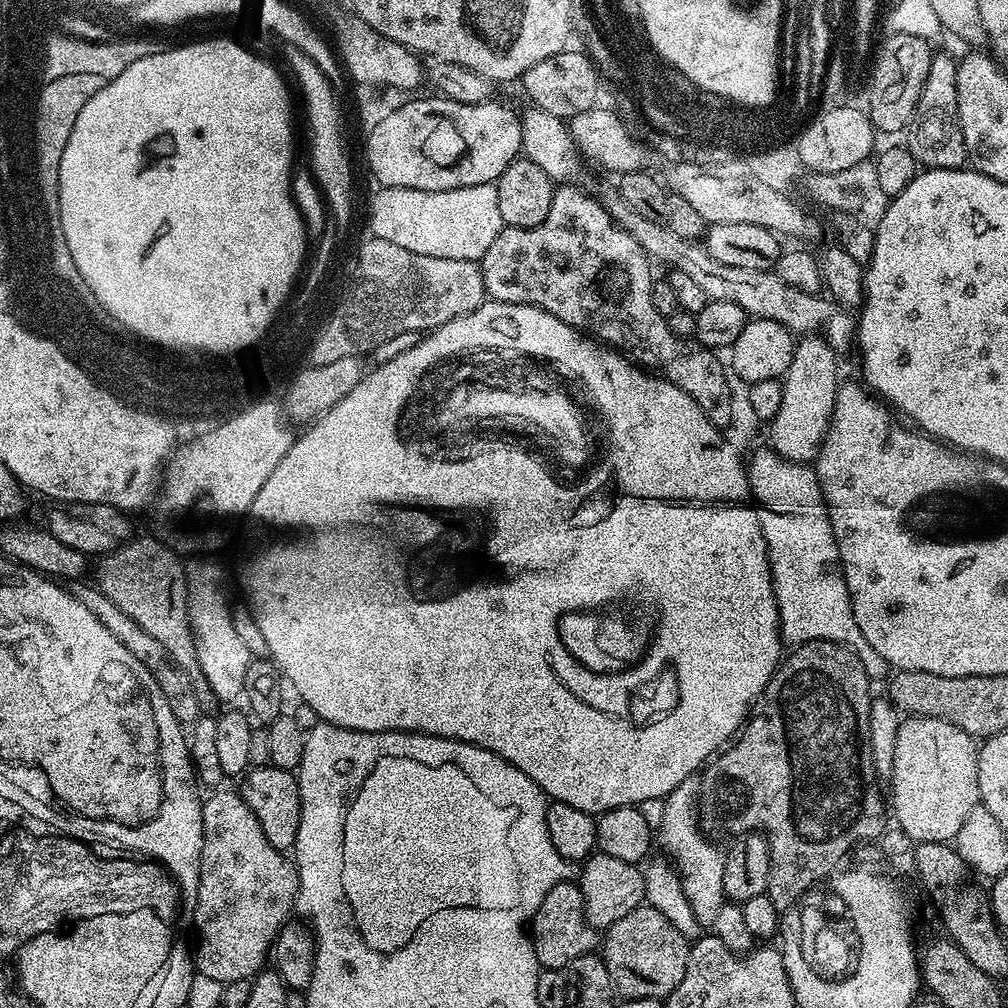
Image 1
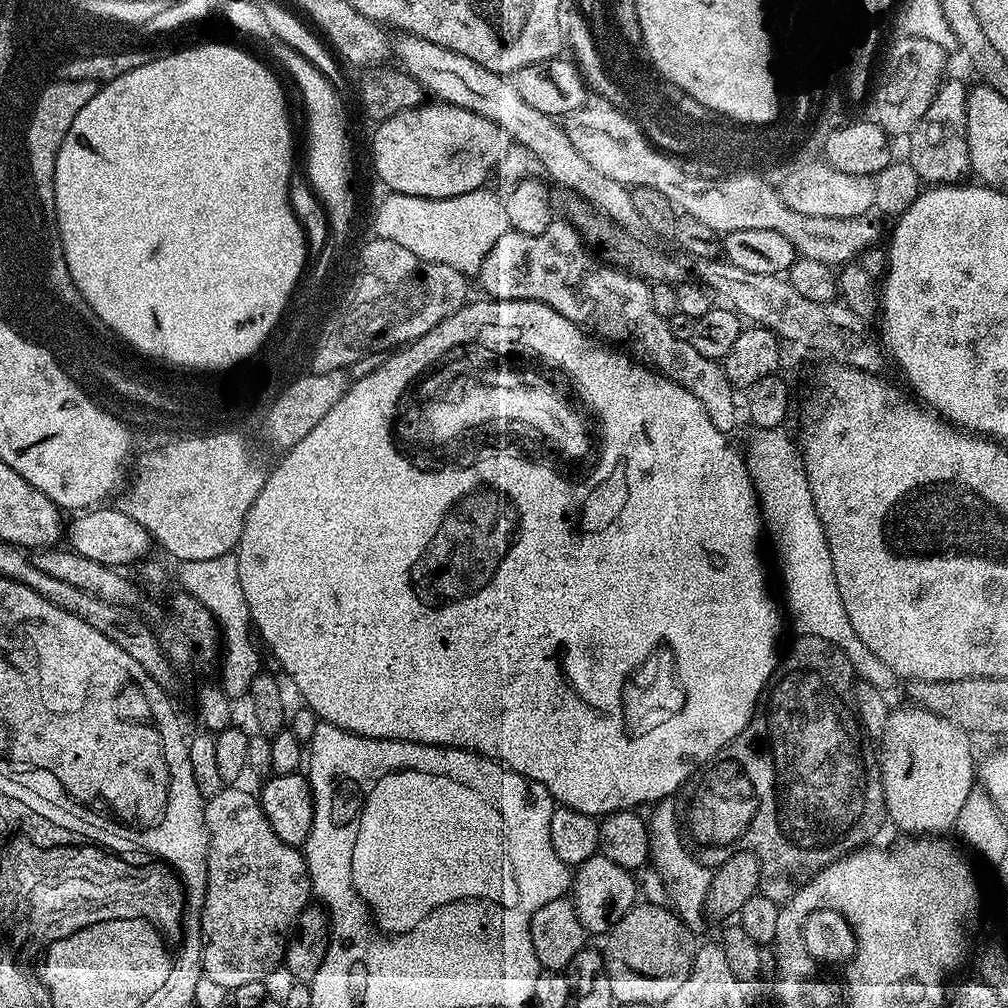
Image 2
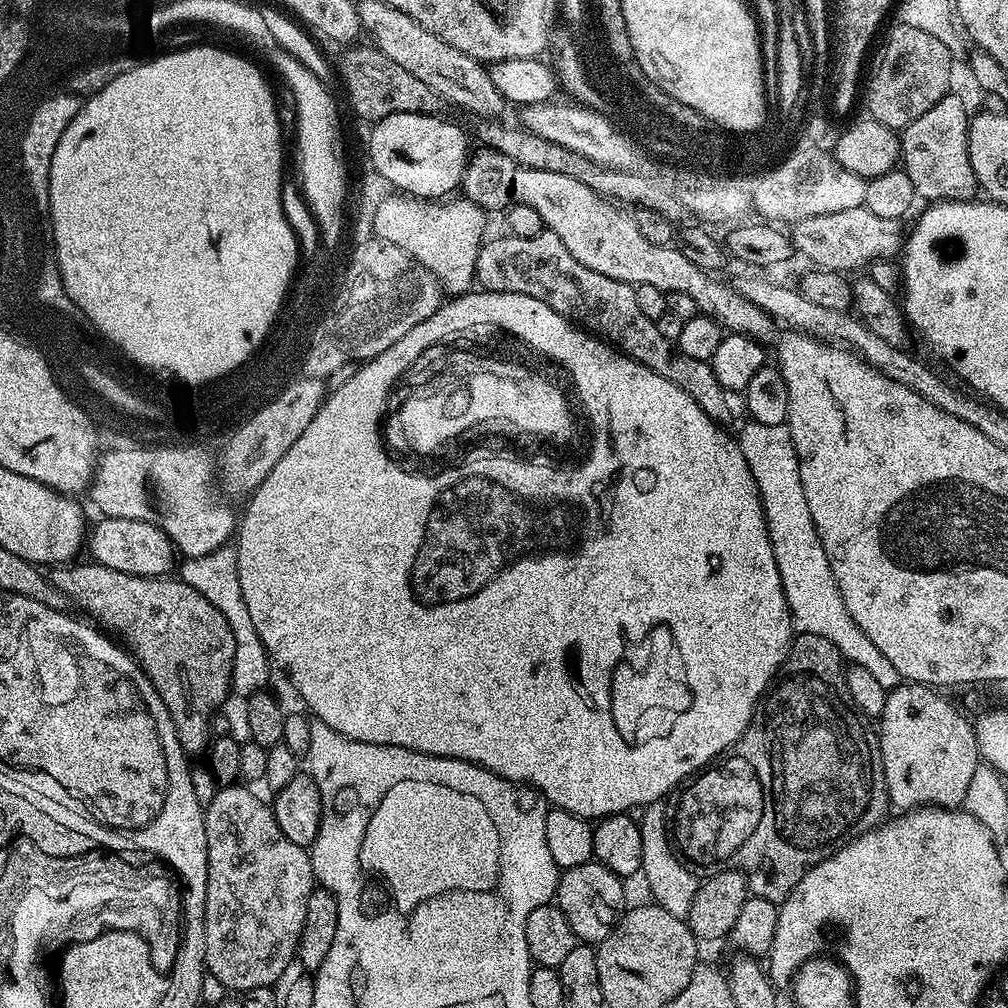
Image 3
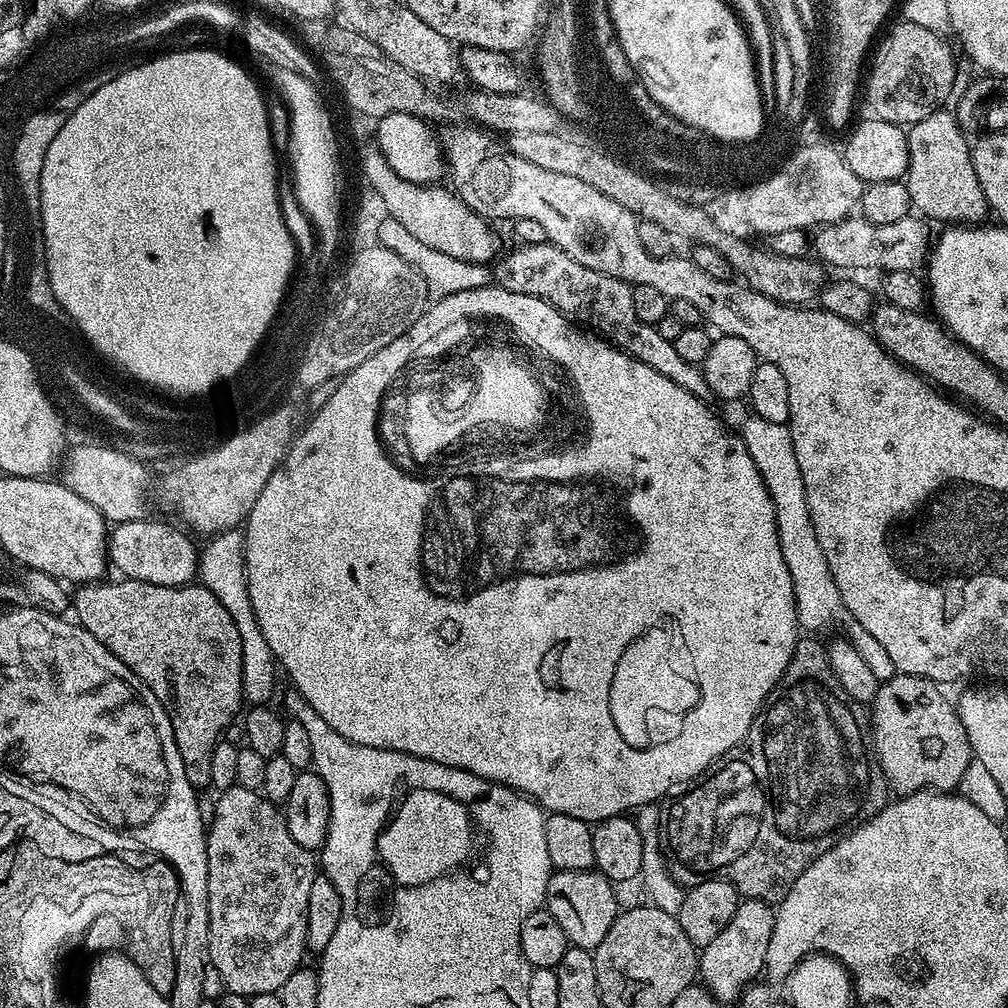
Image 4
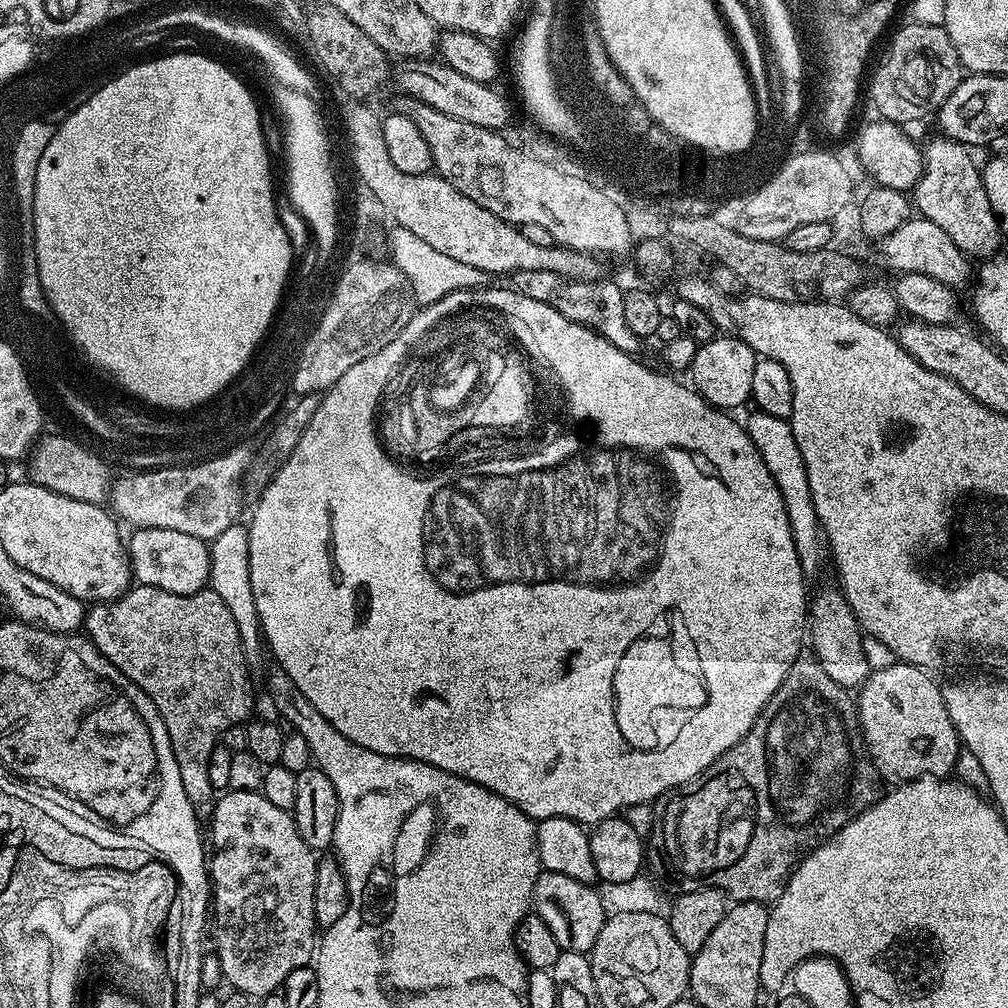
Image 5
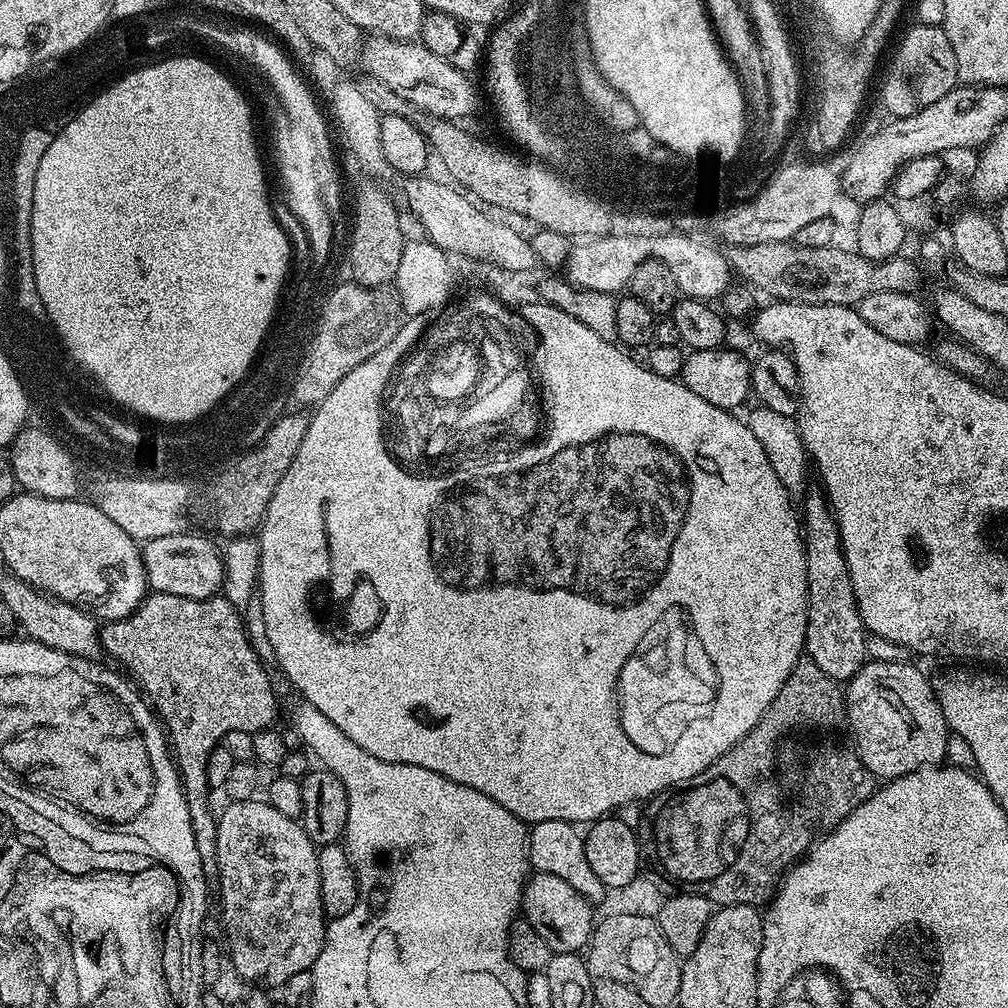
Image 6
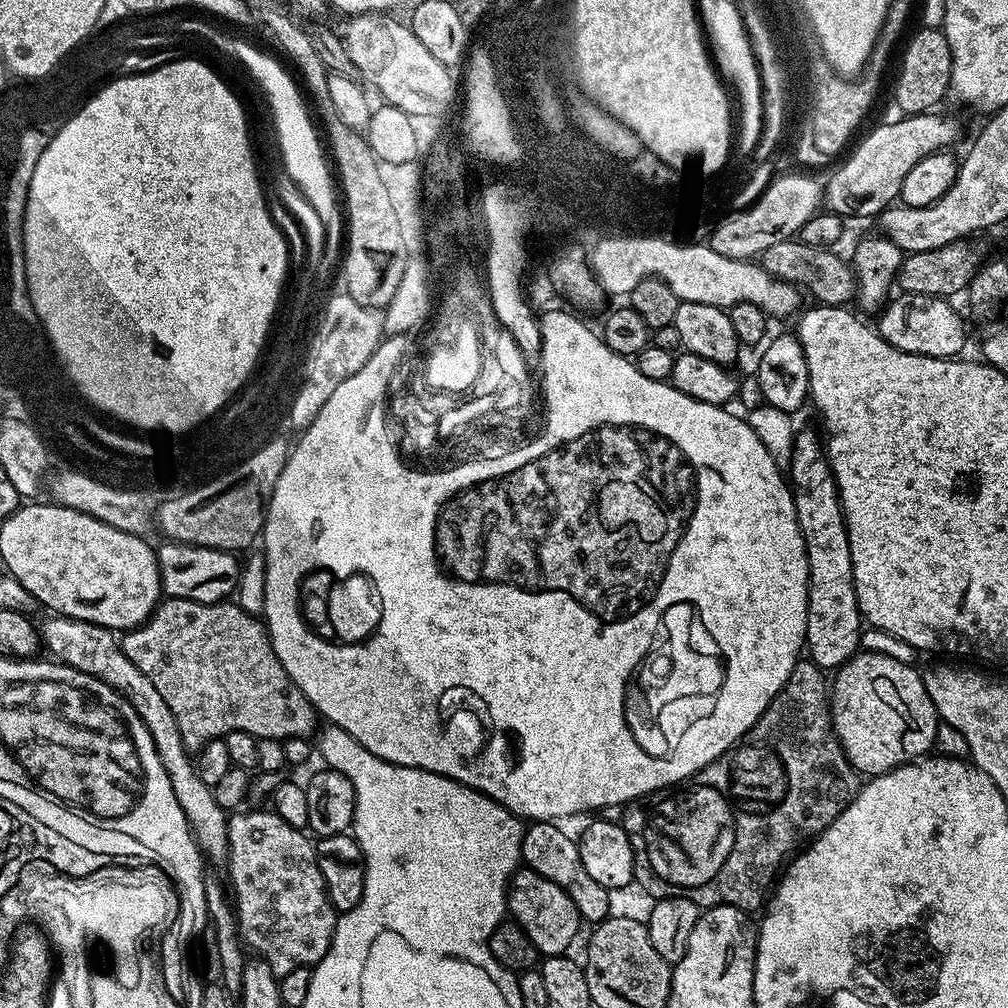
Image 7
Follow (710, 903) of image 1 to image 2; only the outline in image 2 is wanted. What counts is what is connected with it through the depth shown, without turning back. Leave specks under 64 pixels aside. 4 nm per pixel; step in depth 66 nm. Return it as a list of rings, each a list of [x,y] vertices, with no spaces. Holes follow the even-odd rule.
[[[673,797],[657,801],[653,805],[652,814],[646,823],[648,826],[649,859],[656,872],[663,878],[669,903],[690,931],[694,934],[701,934],[700,932],[706,928],[706,922],[708,923],[705,899],[709,894],[713,871],[710,868],[703,868],[684,846],[678,804]]]

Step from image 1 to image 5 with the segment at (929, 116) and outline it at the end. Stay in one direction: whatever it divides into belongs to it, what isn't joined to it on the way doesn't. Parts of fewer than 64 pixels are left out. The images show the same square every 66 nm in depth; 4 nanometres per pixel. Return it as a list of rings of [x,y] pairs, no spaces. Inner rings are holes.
[[[943,134],[936,137],[922,148],[924,169],[922,178],[918,178],[915,188],[910,193],[911,203],[921,217],[941,230],[946,230],[948,239],[954,242],[969,258],[991,258],[1001,251],[1000,224],[996,221],[990,198],[984,189],[984,177],[981,169],[976,168],[972,156],[965,145],[957,140],[949,140]]]

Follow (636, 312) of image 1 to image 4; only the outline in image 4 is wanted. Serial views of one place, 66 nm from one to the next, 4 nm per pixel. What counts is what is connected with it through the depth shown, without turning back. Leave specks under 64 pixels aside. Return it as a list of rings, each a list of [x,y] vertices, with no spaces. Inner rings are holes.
[[[551,242],[521,243],[516,247],[520,248],[513,252],[505,251],[495,261],[496,269],[491,269],[490,276],[497,288],[542,298],[542,302],[554,306],[554,310],[567,316],[573,324],[591,330],[597,337],[619,349],[623,355],[632,357],[633,361],[650,366],[650,370],[658,370],[658,374],[670,378],[670,382],[682,386],[682,390],[694,394],[694,398],[705,402],[713,399],[710,386],[706,386],[703,367],[679,357],[673,341],[662,338],[654,324],[642,322],[638,314],[634,314],[632,289],[624,281],[604,276],[574,262],[574,258],[570,258]]]

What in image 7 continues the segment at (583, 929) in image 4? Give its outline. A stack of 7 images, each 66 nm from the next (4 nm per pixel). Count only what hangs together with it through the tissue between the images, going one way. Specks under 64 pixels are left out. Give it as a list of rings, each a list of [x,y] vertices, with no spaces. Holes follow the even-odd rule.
[[[527,866],[517,868],[512,881],[508,883],[507,915],[522,930],[526,930],[526,936],[544,958],[565,955],[582,927],[580,911],[578,906],[574,906],[570,894],[566,894],[562,886],[554,886],[550,878],[542,878],[542,874]]]

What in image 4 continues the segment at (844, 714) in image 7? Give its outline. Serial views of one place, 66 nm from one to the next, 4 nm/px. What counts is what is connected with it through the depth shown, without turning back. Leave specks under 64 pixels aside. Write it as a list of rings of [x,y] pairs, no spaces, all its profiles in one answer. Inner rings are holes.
[[[897,674],[881,683],[876,699],[870,705],[870,732],[874,737],[874,756],[880,761],[880,769],[884,771],[884,779],[887,780],[889,789],[897,797],[925,790],[952,792],[959,789],[962,774],[974,758],[970,738],[966,738],[966,726],[962,726],[960,715],[956,713],[956,704],[948,701],[940,691],[941,685],[932,680]]]

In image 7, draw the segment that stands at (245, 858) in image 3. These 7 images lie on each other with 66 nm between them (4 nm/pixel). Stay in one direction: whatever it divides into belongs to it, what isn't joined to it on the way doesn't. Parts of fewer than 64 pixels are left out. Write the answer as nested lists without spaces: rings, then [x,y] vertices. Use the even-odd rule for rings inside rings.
[[[237,811],[228,821],[228,876],[232,879],[232,892],[236,895],[236,920],[244,940],[259,959],[265,960],[277,978],[290,974],[290,970],[312,968],[326,954],[336,929],[338,913],[333,908],[318,866],[316,844],[304,837],[299,828],[282,822],[277,812]]]

